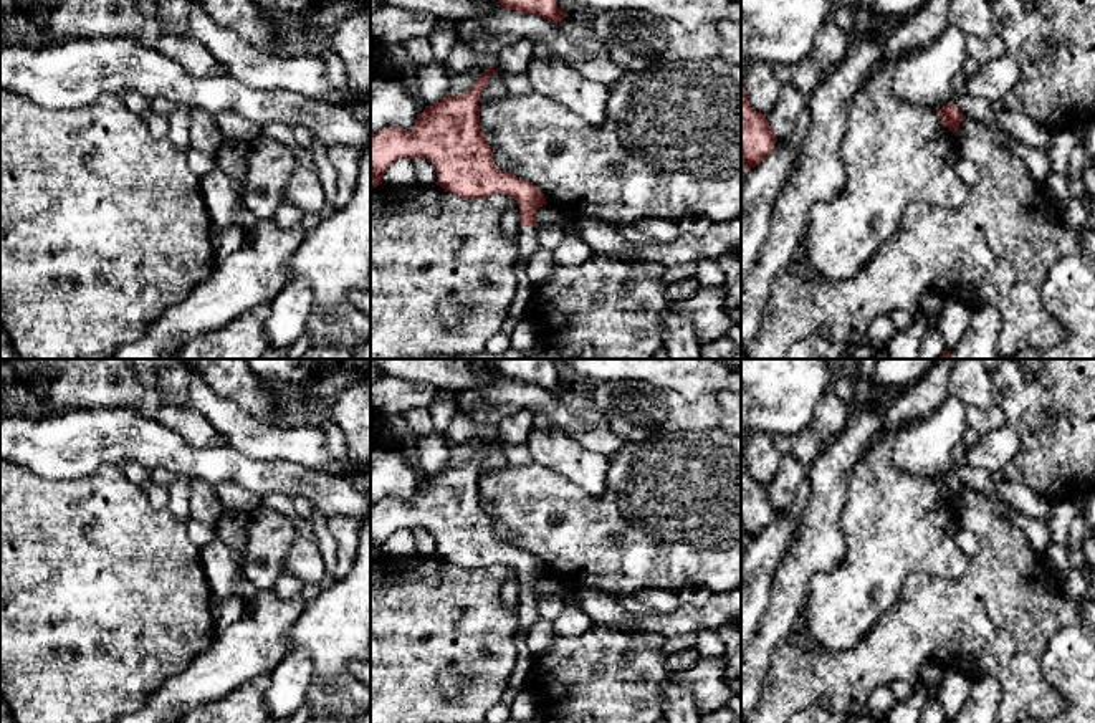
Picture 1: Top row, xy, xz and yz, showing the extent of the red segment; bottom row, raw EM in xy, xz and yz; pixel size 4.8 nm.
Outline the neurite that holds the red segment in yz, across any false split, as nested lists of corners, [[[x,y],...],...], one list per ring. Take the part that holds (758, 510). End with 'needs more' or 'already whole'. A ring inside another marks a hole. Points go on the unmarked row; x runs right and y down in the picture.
[[[741,447],[741,534],[744,539],[751,541],[766,531],[771,526],[776,511],[777,508],[766,486],[749,475]]]; already whole

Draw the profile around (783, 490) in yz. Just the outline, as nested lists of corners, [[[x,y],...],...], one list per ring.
[[[782,453],[774,480],[766,486],[777,510],[789,510],[794,505],[802,480],[809,476],[806,463],[792,453]]]

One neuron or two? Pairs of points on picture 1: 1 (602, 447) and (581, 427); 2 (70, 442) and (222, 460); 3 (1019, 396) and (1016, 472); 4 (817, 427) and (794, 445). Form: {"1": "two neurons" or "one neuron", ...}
{"1": "one neuron", "2": "one neuron", "3": "one neuron", "4": "one neuron"}

